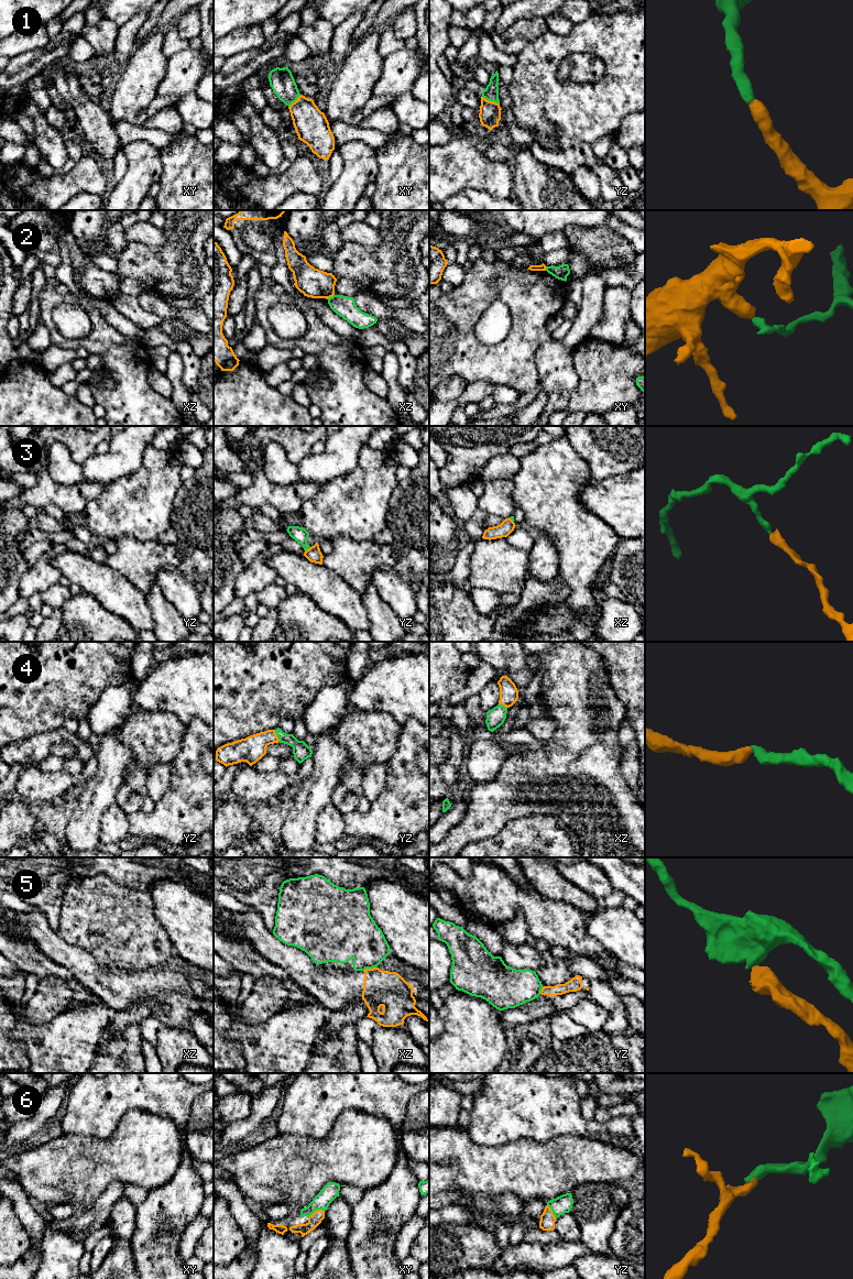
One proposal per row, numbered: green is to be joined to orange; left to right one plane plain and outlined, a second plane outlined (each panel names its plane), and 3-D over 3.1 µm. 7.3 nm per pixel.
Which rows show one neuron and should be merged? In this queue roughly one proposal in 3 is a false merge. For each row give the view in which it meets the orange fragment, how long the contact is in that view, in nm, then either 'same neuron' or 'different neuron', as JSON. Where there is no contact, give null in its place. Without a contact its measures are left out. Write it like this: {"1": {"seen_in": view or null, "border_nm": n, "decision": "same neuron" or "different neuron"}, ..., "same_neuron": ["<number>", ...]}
{"1": {"seen_in": "yz", "border_nm": 140, "decision": "same neuron"}, "2": {"seen_in": "xz", "border_nm": 70, "decision": "different neuron"}, "3": {"seen_in": "yz", "border_nm": 50, "decision": "same neuron"}, "4": {"seen_in": "yz", "border_nm": 100, "decision": "same neuron"}, "5": {"seen_in": "xz", "border_nm": 100, "decision": "different neuron"}, "6": {"seen_in": "xy", "border_nm": 130, "decision": "same neuron"}, "same_neuron": ["1", "3", "4", "6"]}

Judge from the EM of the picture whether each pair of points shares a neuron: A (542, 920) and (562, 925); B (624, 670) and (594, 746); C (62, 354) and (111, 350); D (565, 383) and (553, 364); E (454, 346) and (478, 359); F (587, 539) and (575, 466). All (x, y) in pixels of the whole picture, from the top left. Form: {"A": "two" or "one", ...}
{"A": "one", "B": "two", "C": "two", "D": "one", "E": "one", "F": "one"}

